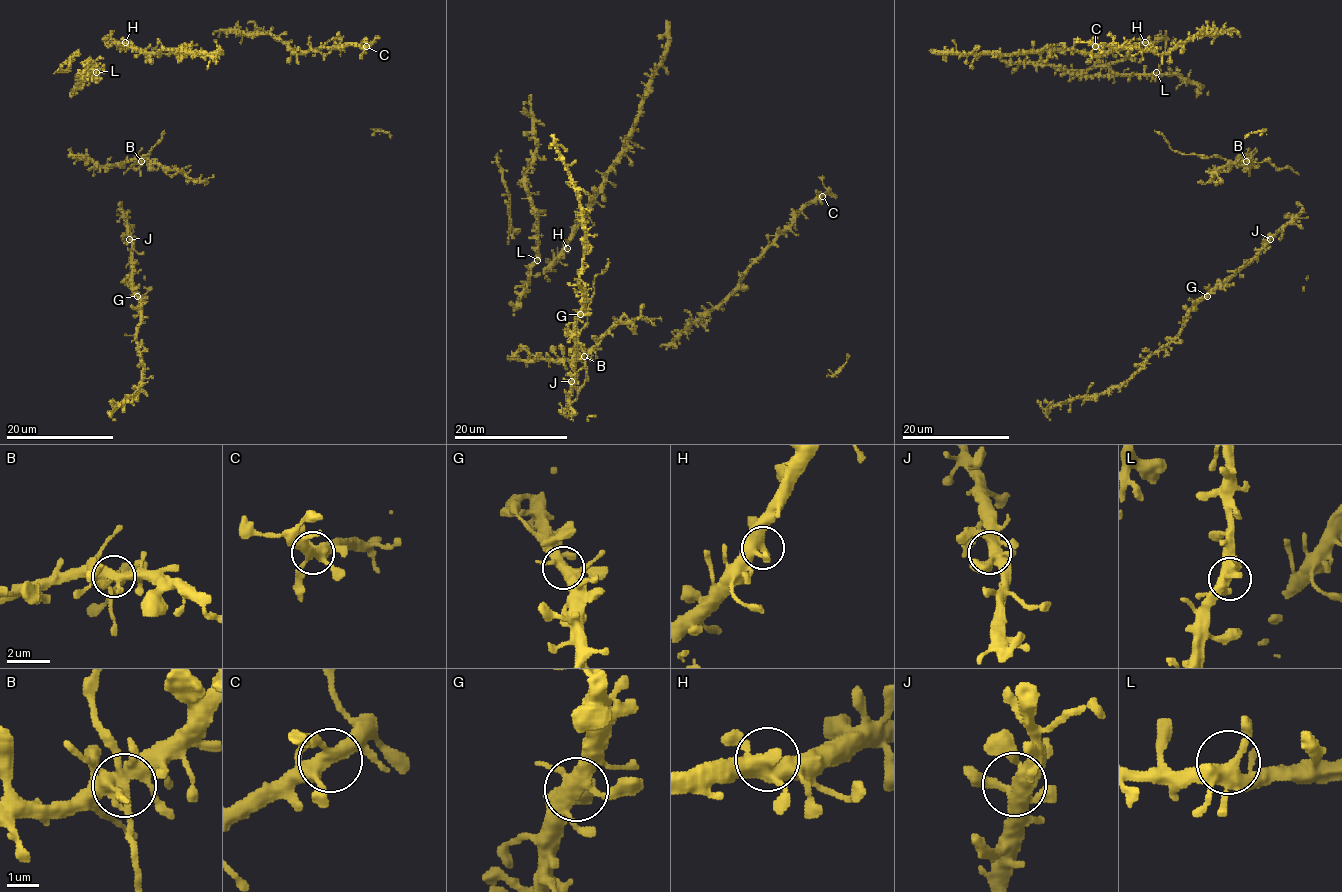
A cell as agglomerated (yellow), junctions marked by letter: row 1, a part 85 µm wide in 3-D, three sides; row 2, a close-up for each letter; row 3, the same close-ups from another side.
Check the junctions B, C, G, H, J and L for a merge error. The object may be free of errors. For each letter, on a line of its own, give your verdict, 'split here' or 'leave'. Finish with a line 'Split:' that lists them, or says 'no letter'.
B: leave
C: leave
G: leave
H: leave
J: leave
L: leave
Split: no letter

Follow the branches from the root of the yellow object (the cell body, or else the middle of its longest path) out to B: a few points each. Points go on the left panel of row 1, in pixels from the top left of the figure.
B: (79, 154), (100, 165), (141, 161)

